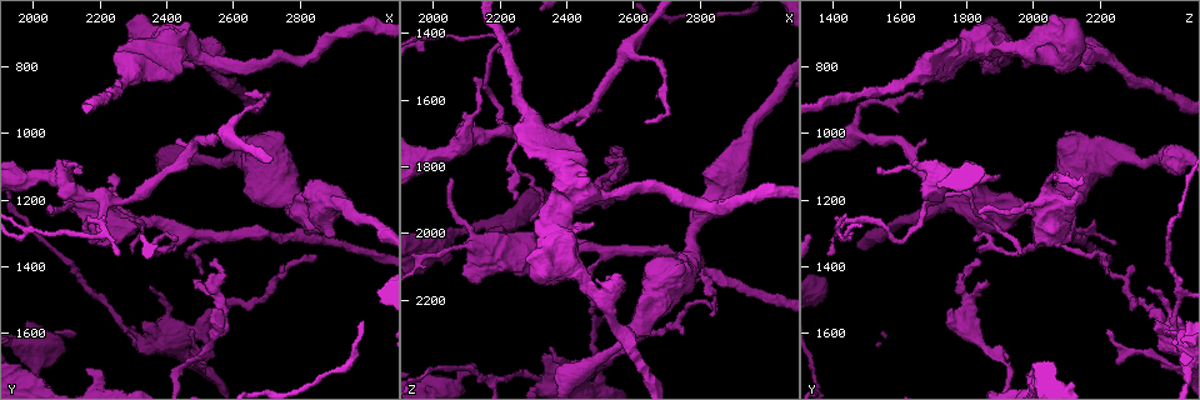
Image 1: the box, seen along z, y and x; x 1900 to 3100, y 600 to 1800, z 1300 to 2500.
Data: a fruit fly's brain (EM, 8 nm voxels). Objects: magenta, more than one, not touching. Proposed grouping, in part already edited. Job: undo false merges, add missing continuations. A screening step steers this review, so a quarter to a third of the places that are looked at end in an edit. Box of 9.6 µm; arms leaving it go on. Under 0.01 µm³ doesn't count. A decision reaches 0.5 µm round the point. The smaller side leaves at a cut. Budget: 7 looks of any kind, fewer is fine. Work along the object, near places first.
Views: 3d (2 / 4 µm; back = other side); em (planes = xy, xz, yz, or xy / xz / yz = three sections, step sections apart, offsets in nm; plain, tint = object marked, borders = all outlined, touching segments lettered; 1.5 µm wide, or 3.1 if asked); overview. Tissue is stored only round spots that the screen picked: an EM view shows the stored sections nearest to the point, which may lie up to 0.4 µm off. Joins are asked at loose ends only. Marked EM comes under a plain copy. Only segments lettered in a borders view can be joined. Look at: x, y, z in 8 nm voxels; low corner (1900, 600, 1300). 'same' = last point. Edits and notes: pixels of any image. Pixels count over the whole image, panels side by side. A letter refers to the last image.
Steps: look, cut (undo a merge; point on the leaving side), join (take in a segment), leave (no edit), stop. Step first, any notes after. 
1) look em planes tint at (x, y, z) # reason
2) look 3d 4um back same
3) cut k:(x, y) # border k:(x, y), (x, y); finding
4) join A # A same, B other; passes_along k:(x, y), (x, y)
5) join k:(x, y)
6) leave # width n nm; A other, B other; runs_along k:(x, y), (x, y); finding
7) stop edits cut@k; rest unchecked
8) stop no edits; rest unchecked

look 3d 2um at (2120, 1600, 2390) # an open end

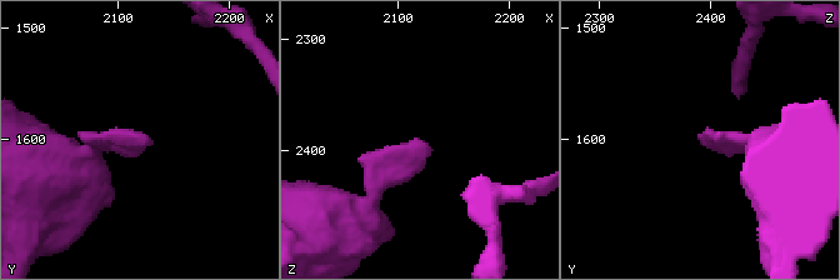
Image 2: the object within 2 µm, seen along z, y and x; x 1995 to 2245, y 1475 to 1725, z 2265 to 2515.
look em xz step 8 borders at (2124, 1592, 2396)

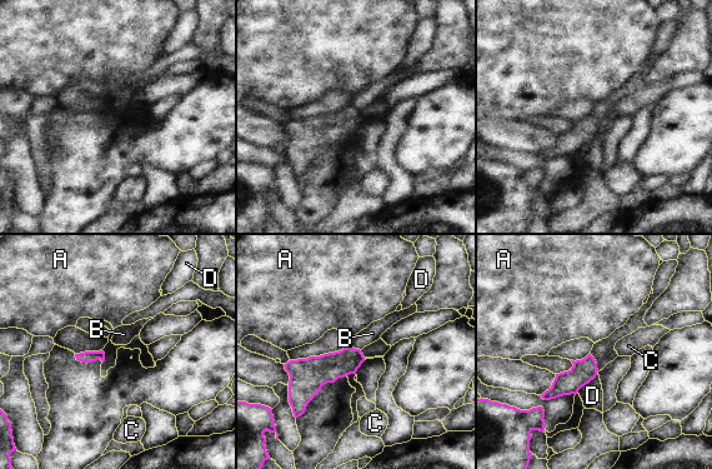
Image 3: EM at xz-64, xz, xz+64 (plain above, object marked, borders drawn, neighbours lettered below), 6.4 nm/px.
look em planes borders same

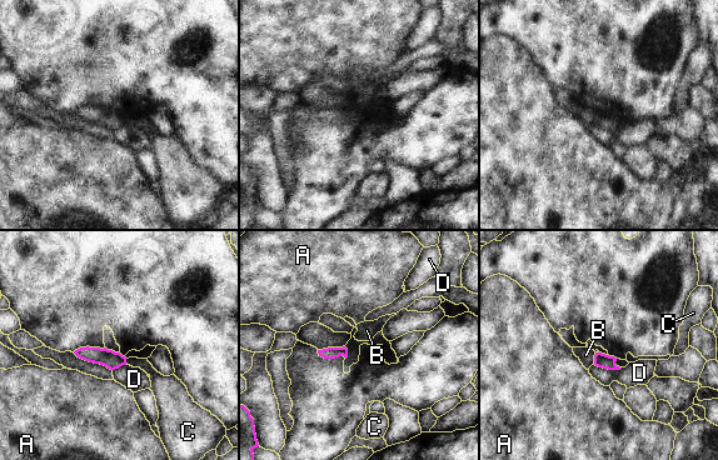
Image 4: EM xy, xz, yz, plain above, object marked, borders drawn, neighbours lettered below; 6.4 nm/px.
leave # longest_contact D 190 nm; A other, B other, C other, D other; border 4:(596, 353), (593, 364); no lettered segment goes on from it

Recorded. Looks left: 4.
look 3d 4um back at (2080, 1150, 2050) # three arms meet

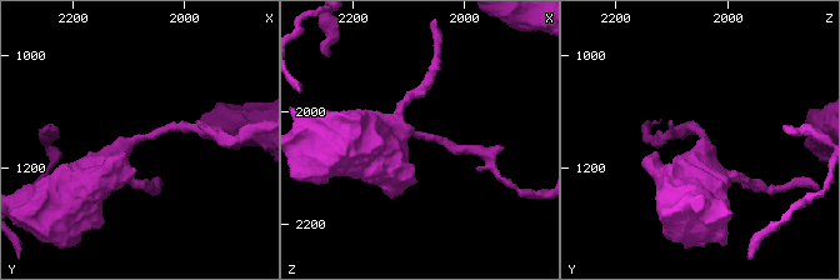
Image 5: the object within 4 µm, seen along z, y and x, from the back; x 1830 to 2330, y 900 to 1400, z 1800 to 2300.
look em xy step 4 tint at (2095, 1145, 2035)

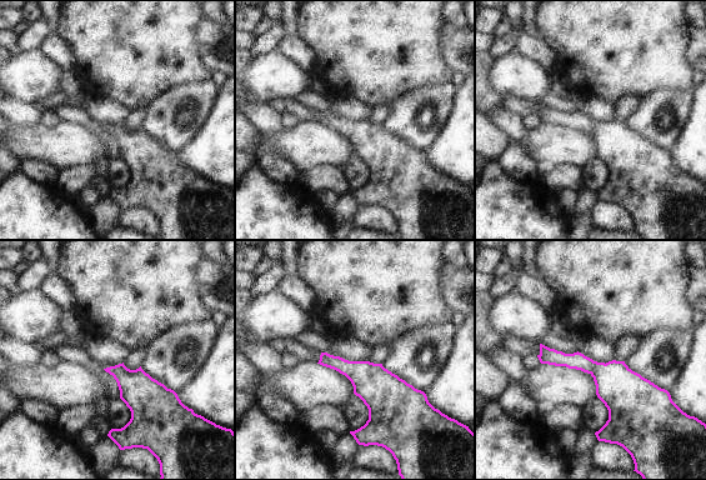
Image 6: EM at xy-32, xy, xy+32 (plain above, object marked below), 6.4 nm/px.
look em xy step 4 borders same # see the neighbours

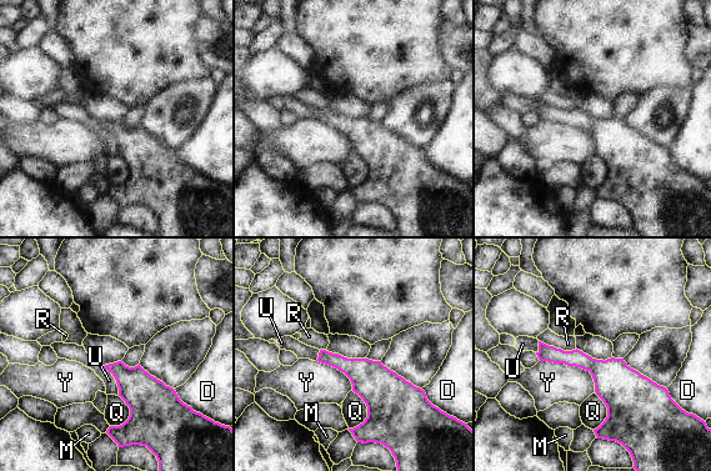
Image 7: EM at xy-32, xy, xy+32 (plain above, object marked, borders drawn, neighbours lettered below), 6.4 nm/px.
leave # D other, M other, Q other, R other, U other, Y other; all the same neuron

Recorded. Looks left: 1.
look em planes borders at (2270, 1360, 1380) # thin end

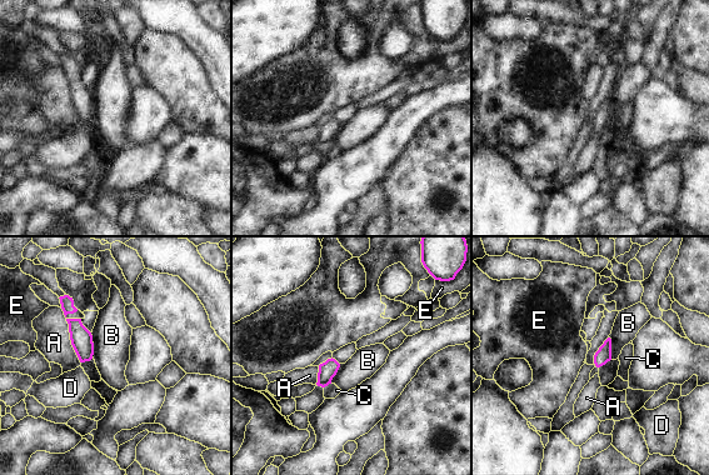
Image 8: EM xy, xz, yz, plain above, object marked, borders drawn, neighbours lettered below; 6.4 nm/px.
leave # A other, B other, C other, D other, E other; border 8:(90, 333), (93, 356); none of them fits

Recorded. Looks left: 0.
stop no edits; rest unchecked

